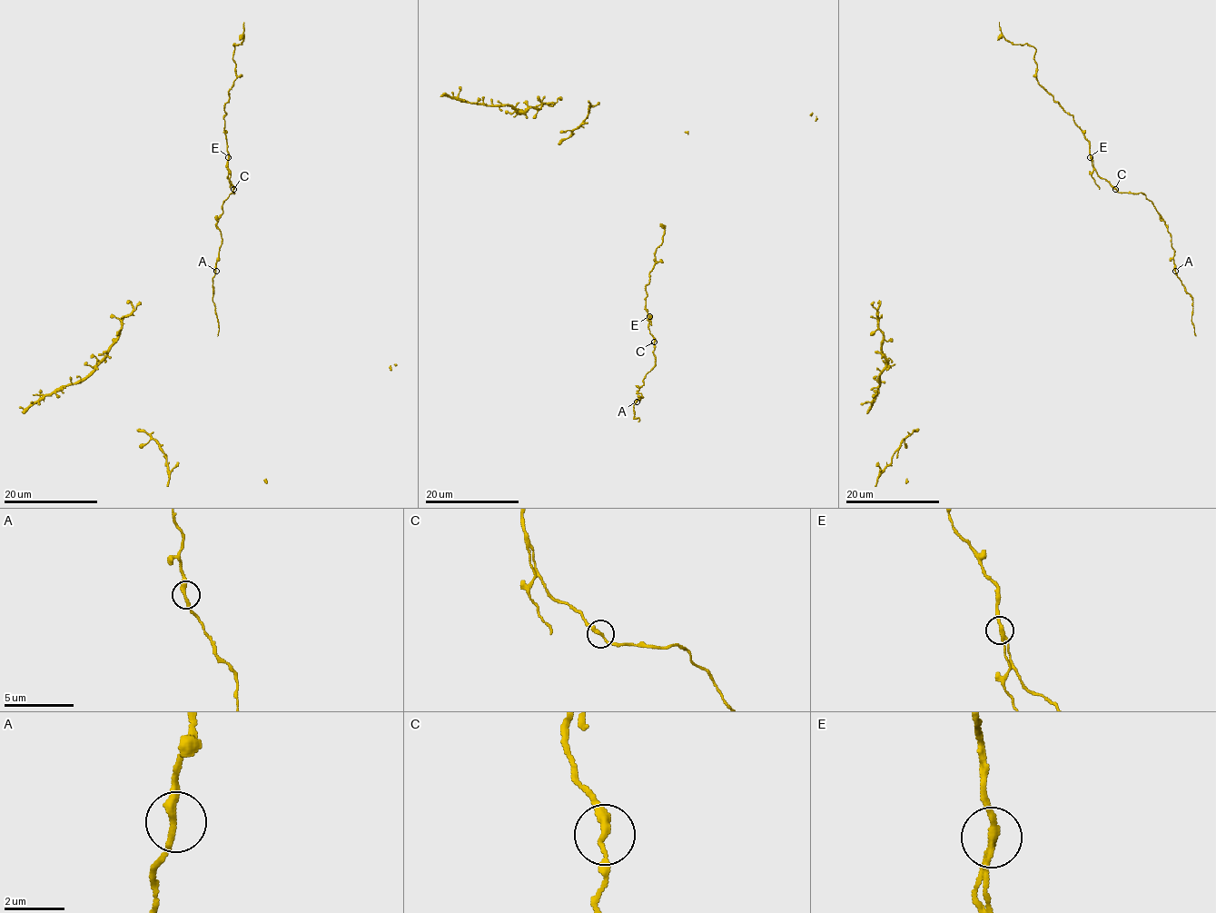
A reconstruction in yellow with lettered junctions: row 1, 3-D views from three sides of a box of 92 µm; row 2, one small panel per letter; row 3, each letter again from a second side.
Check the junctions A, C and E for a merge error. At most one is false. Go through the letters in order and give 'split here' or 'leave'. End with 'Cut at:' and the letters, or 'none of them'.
A: leave
C: leave
E: split here
Cut at: E

